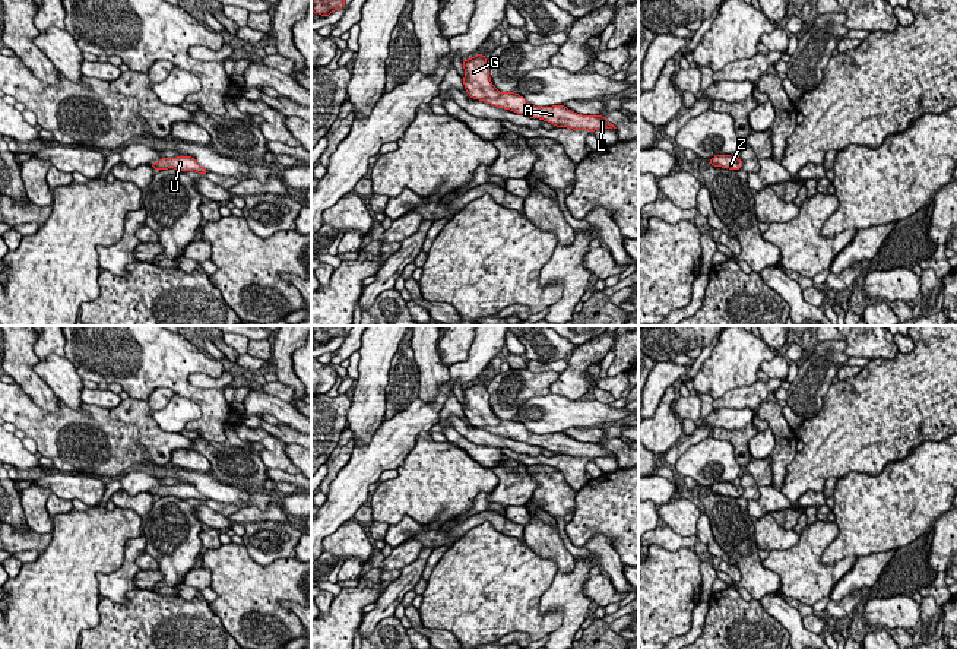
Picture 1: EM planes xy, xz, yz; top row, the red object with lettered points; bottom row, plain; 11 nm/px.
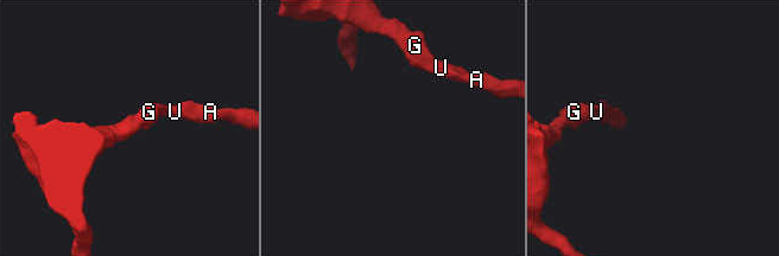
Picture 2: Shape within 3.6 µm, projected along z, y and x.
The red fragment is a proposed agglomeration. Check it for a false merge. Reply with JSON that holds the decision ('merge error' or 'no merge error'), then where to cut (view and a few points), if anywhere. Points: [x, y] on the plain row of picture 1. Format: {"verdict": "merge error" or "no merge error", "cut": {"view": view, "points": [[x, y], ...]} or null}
{"verdict": "no merge error", "cut": null}

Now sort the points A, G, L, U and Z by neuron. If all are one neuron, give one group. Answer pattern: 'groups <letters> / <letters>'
groups A G L U Z

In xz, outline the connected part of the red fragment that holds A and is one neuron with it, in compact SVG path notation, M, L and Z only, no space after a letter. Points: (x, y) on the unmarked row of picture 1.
M476 382L463 387L463 412L470 425L487 428L498 436L510 437L530 446L548 449L557 455L595 459L599 456L617 456L602 443L582 443L564 433L535 434L514 420L501 421L491 409L487 384Z

